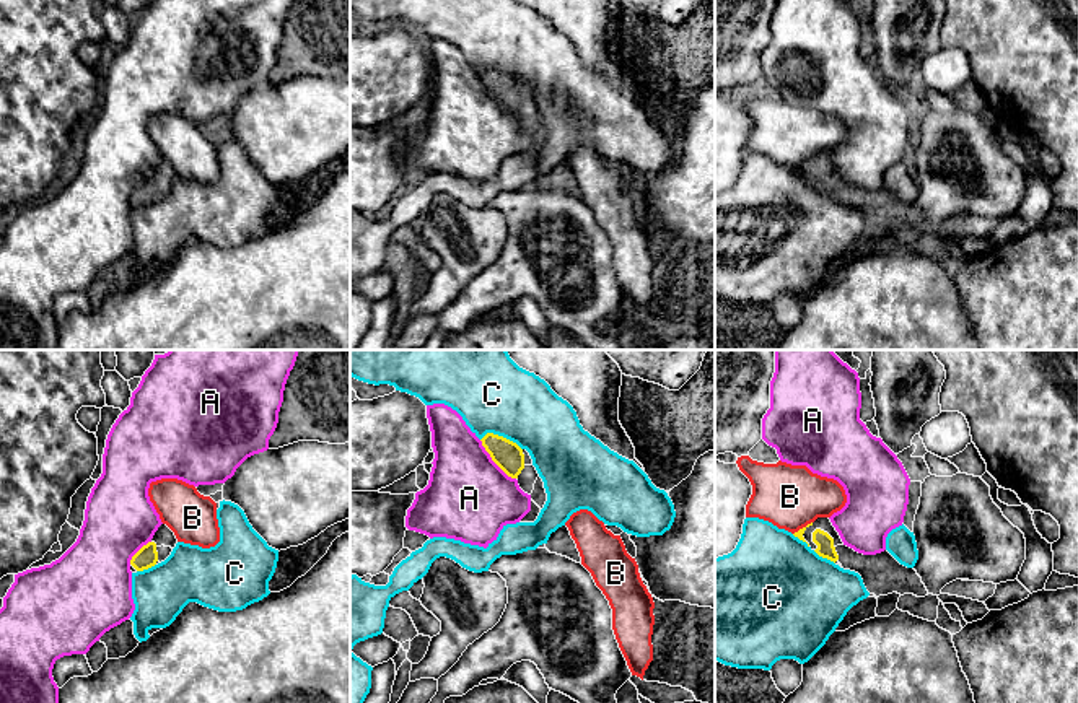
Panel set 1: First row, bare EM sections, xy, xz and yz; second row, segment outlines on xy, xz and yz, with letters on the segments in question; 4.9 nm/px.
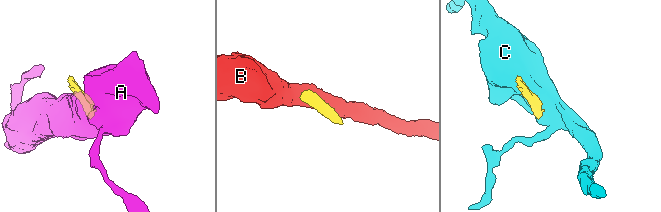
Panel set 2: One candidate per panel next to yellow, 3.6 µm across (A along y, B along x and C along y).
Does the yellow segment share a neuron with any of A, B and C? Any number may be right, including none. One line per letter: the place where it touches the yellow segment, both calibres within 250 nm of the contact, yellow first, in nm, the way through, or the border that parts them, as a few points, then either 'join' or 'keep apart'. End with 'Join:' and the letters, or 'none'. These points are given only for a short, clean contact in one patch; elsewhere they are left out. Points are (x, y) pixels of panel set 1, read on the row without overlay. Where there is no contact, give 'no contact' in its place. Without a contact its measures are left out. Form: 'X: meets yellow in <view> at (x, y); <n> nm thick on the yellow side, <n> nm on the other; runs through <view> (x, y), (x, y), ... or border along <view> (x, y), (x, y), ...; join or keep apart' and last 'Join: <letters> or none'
A: meets yellow in xz at (494, 96); 150 nm thick on the yellow side, 420 nm on the other; keep apart
B: meets yellow in yz at (803, 163); 40 nm thick on the yellow side, 320 nm on the other; keep apart
C: meets yellow in xz at (502, 72); 150 nm thick on the yellow side, 360 nm on the other; keep apart
Join: none

